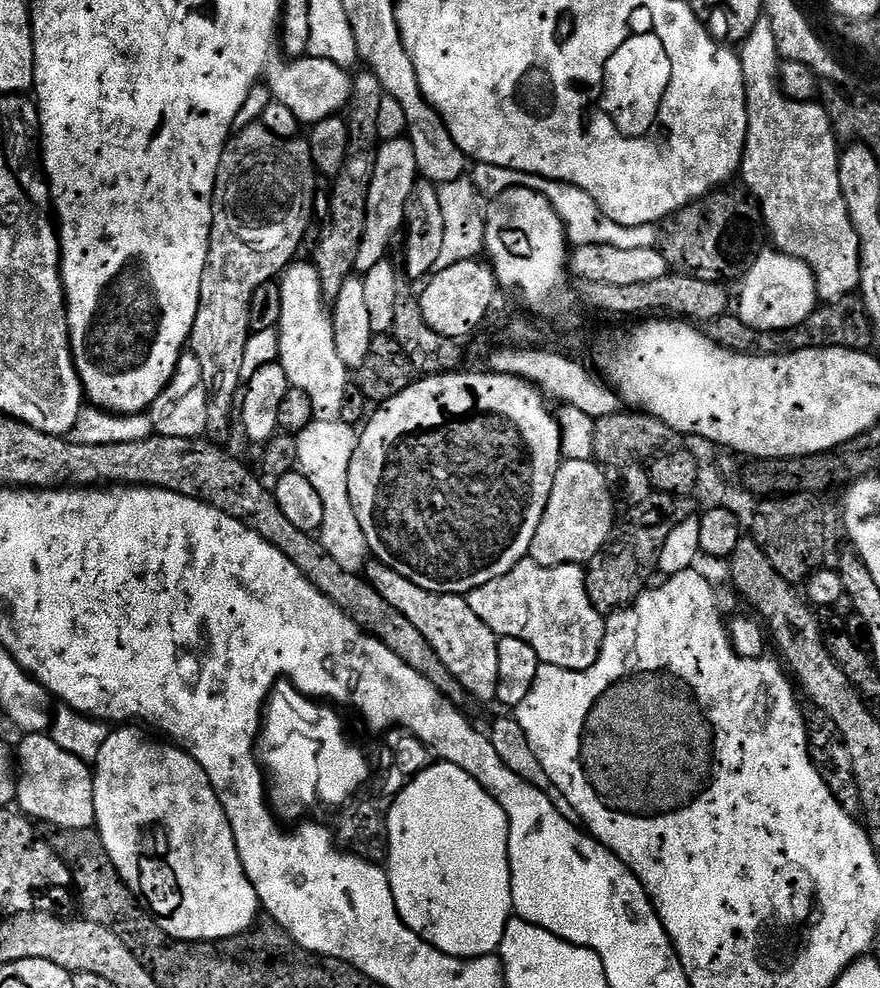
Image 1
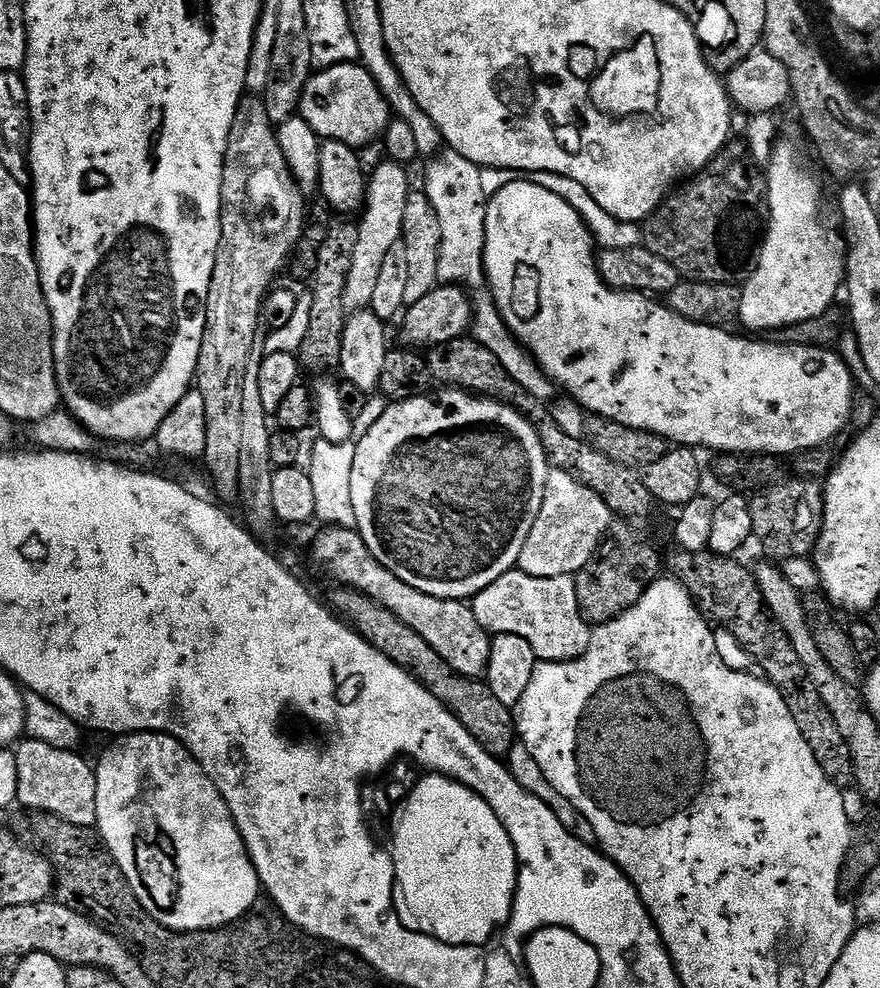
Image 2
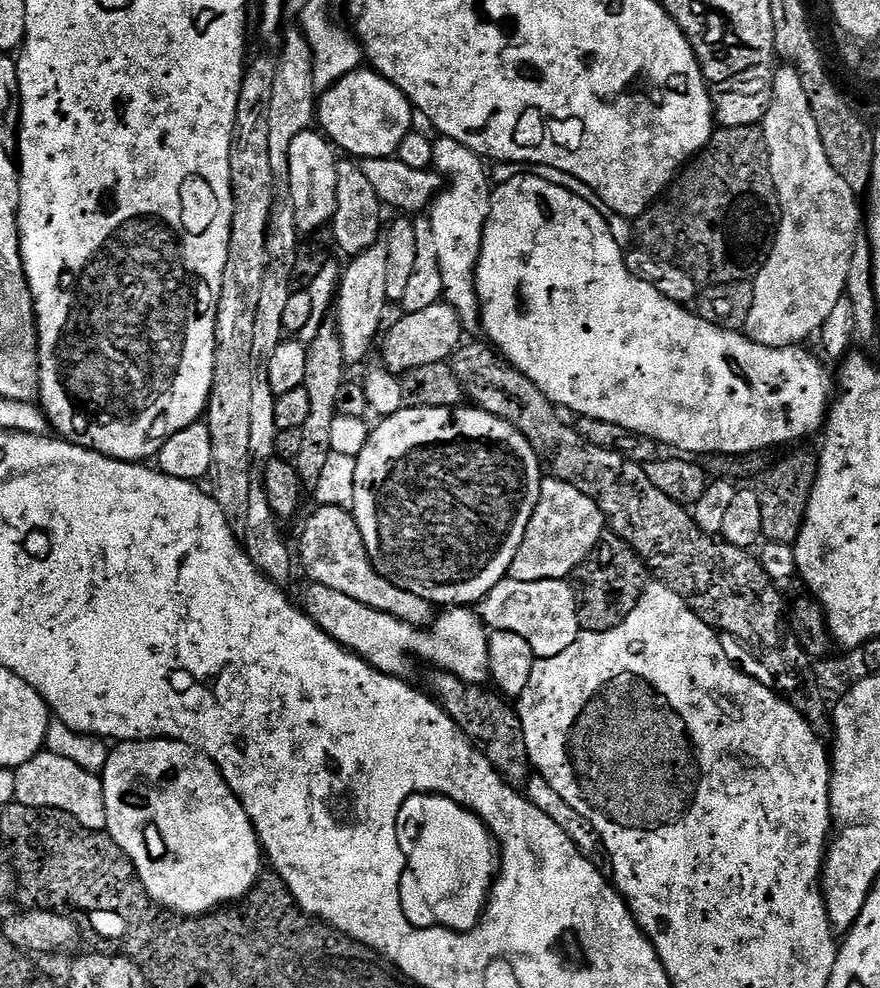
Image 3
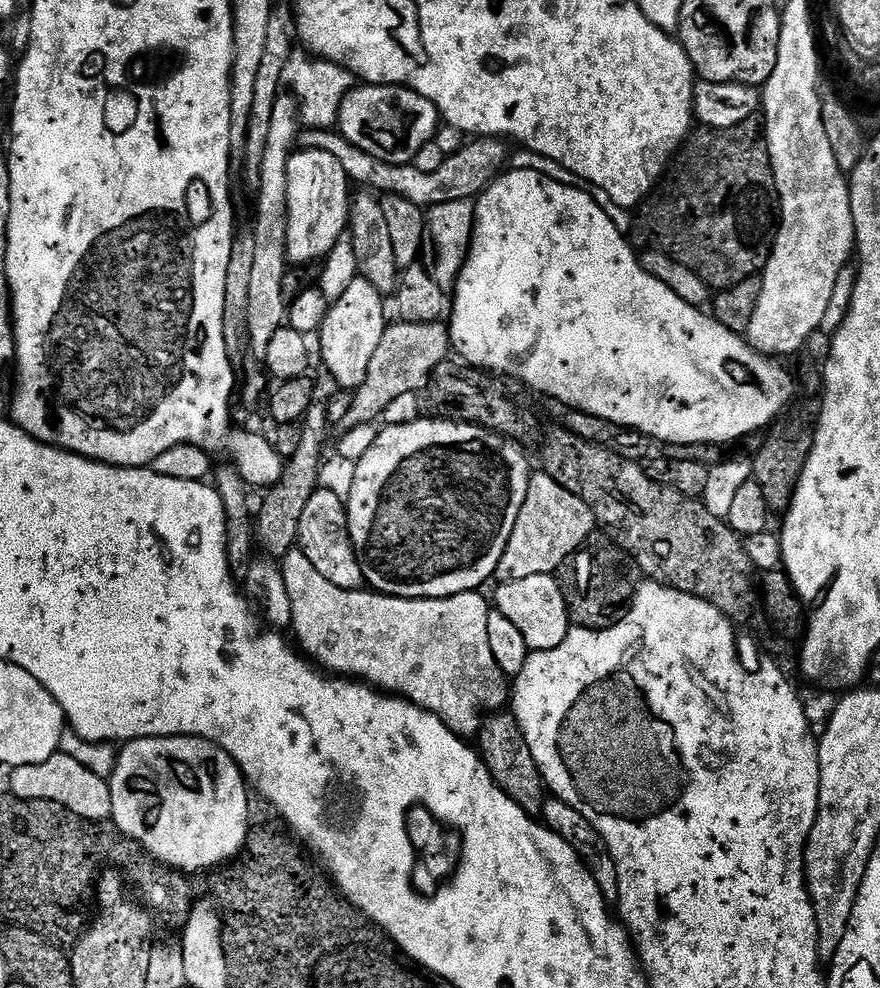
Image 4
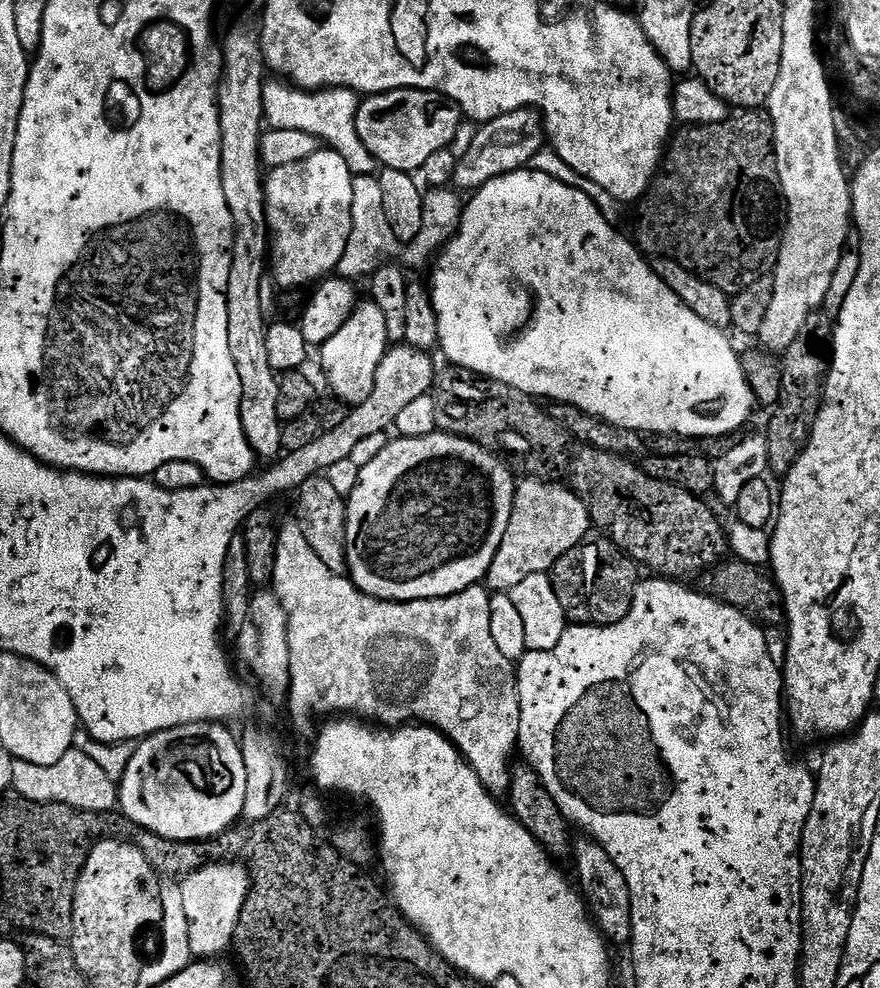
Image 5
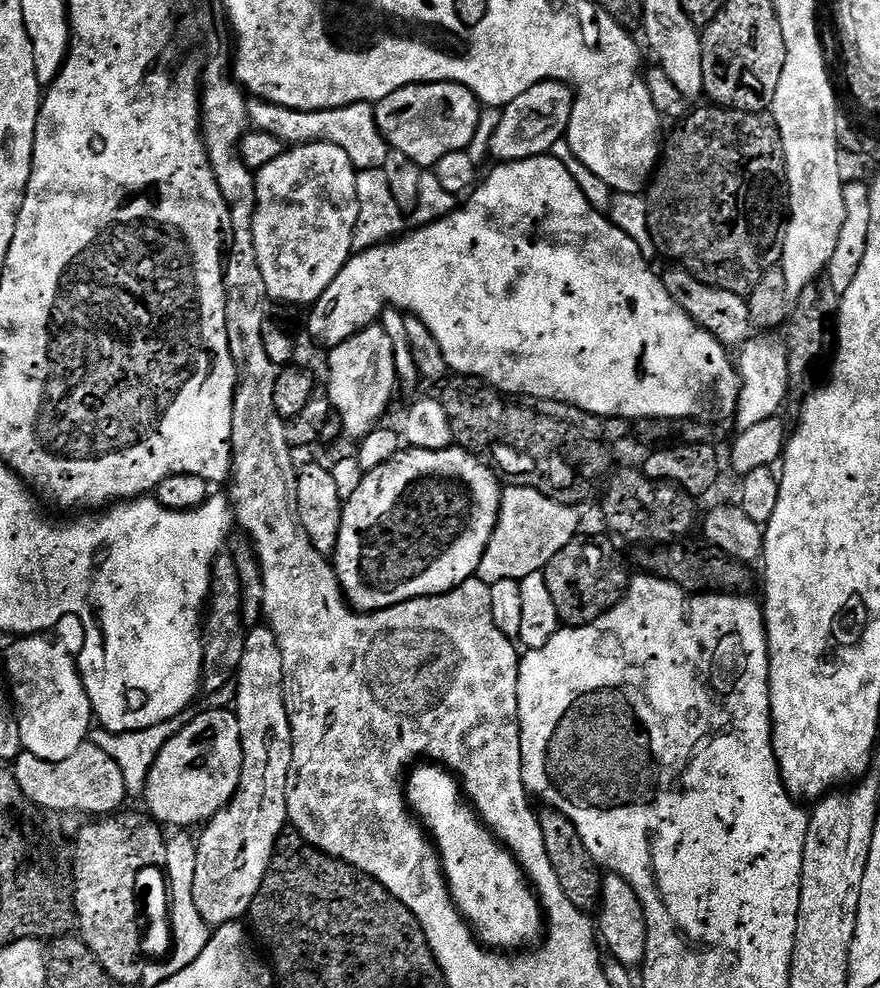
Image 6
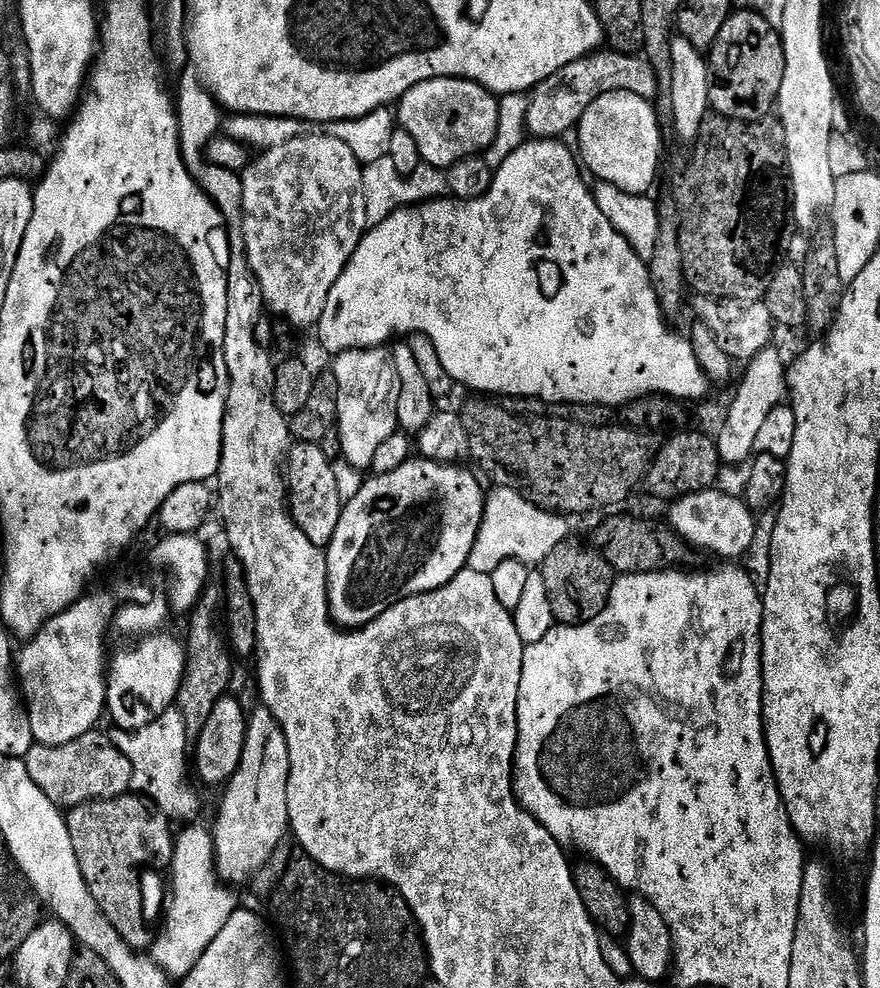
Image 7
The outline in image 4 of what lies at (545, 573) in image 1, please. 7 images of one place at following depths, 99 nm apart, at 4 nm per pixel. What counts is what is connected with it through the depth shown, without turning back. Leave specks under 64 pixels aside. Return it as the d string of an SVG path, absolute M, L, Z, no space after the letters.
M555 575L510 580L501 583L499 587L496 600L494 596L495 611L501 612L503 616L510 618L510 622L514 622L514 626L518 626L522 638L526 638L528 649L534 652L554 650L554 646L558 646L562 638L566 638L570 621L560 582Z

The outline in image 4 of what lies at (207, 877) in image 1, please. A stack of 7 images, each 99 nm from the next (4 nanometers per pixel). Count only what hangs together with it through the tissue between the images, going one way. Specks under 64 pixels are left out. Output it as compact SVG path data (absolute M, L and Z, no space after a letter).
M147 736L141 740L127 741L119 749L116 757L116 769L108 780L110 786L110 798L112 799L112 819L117 832L121 836L128 836L132 840L137 840L154 861L163 864L170 869L176 869L185 874L204 874L209 870L219 869L229 862L235 861L244 851L244 844L248 841L250 825L248 825L248 796L250 789L240 772L239 766L214 742L203 740L197 736Z

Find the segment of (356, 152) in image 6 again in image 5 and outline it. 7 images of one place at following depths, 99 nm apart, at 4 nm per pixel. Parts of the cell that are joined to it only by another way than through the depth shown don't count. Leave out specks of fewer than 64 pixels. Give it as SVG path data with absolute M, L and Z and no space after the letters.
M284 78L269 79L262 90L264 119L268 128L303 130L306 134L314 134L345 160L353 176L370 176L377 171L378 165L370 150L366 150L362 138L358 138L356 115L360 101L361 97L349 88L305 90Z

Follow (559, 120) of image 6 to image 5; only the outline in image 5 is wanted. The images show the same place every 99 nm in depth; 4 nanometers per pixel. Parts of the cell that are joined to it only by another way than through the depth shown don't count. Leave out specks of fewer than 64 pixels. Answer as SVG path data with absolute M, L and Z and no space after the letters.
M531 106L504 112L493 120L483 121L476 129L470 150L459 156L456 161L451 187L461 193L471 194L502 174L518 172L529 167L533 163L531 160L539 154L540 147L545 147L545 144L544 121L539 111Z

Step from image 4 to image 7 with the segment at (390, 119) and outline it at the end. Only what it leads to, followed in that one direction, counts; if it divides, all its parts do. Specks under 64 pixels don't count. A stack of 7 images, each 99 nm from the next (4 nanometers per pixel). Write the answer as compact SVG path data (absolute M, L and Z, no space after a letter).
M438 76L400 97L398 124L418 142L423 163L447 170L460 160L470 160L488 151L499 132L499 106L499 99L473 80Z

